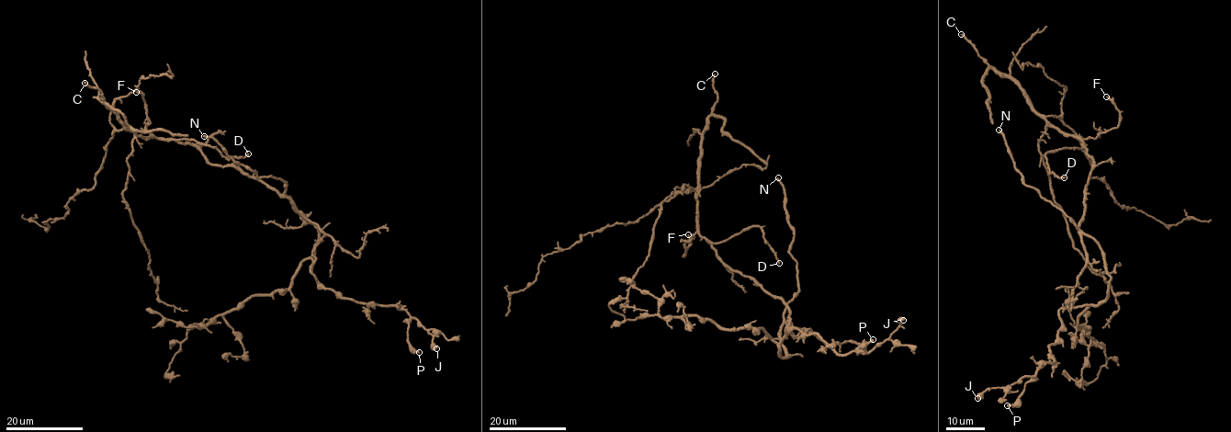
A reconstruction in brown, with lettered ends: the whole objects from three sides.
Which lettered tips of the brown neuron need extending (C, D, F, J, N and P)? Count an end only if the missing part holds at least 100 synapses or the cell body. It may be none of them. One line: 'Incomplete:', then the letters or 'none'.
Incomplete: C

